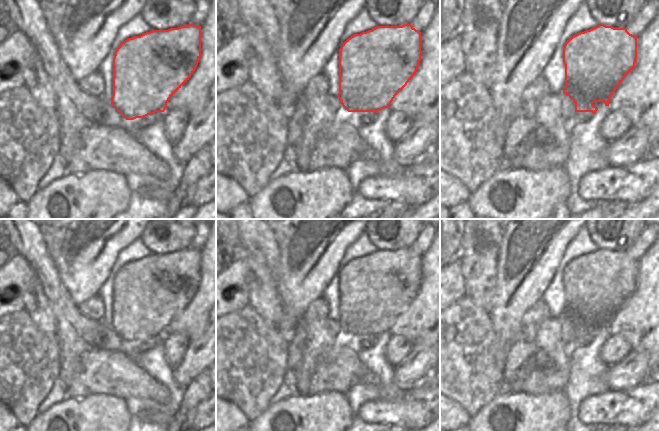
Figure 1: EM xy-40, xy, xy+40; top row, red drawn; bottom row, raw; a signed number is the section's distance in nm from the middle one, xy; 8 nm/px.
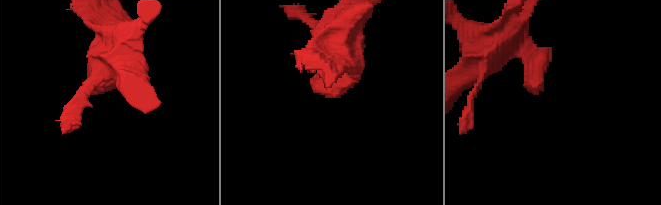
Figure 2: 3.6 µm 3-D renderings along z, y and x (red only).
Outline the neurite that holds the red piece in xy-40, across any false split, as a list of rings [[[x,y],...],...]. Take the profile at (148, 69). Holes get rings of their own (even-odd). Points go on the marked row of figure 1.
[[[201,26],[152,30],[122,42],[113,57],[111,105],[126,120],[164,112],[169,99],[189,80],[201,57]]]

